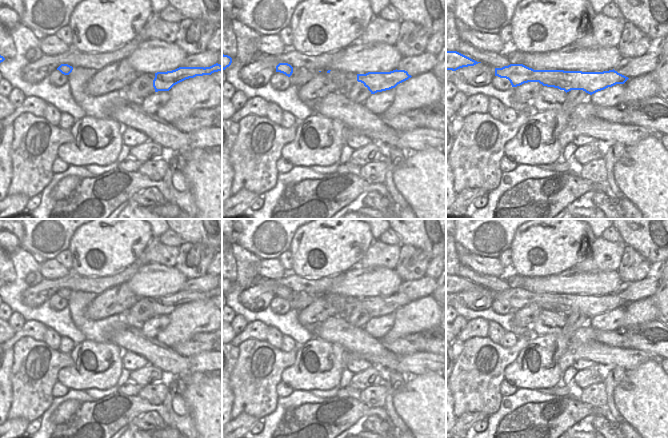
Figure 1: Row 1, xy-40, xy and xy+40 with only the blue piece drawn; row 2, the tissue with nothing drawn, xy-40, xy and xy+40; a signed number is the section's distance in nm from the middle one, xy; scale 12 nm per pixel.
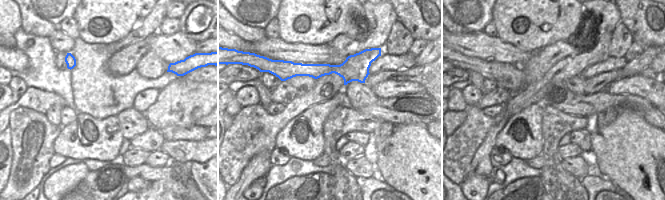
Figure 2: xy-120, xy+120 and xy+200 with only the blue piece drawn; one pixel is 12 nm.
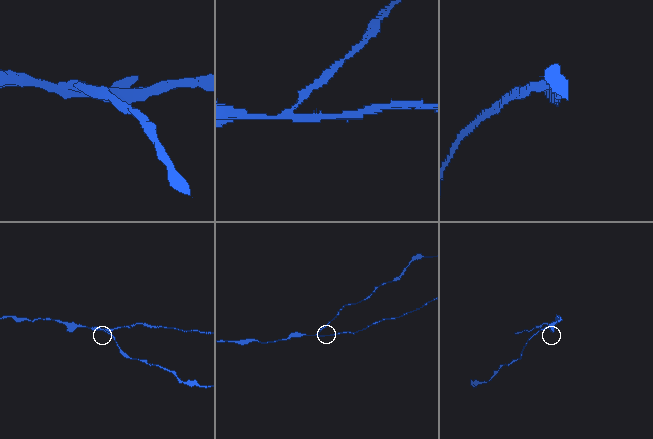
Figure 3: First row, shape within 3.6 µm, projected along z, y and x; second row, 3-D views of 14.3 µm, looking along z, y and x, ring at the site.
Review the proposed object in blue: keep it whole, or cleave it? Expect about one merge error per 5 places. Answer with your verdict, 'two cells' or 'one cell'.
two cells

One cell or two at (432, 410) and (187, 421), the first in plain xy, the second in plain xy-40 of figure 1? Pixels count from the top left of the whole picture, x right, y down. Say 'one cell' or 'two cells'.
two cells

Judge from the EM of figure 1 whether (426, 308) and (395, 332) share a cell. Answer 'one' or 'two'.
one

